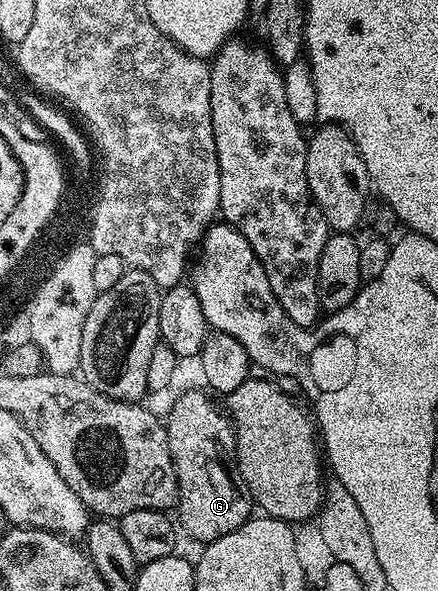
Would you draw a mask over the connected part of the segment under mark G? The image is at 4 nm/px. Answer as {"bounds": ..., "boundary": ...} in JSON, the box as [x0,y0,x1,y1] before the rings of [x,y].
{"bounds":[165,390,253,544],"boundary":[[[203,390],[185,391],[172,404],[167,418],[165,414],[169,452],[173,456],[179,485],[177,522],[199,544],[233,532],[253,514],[253,499],[239,475],[235,459],[235,427],[230,417],[211,403],[212,395]]]}

